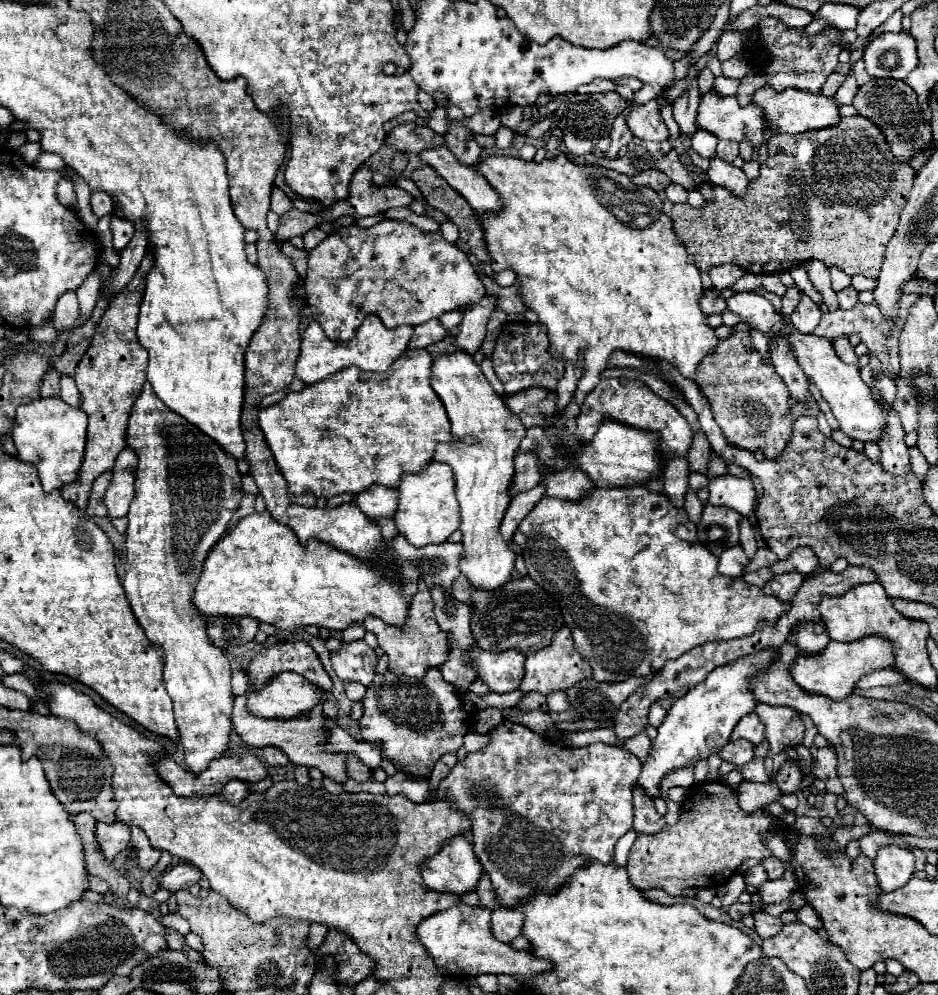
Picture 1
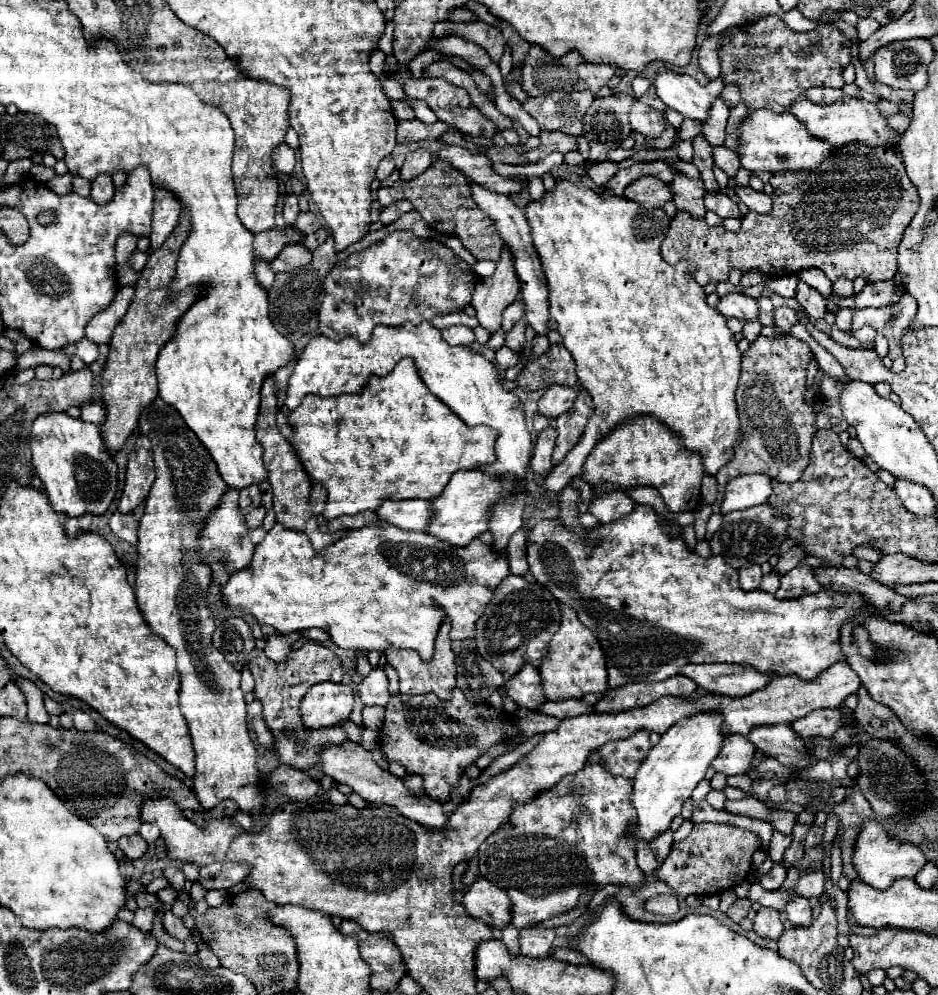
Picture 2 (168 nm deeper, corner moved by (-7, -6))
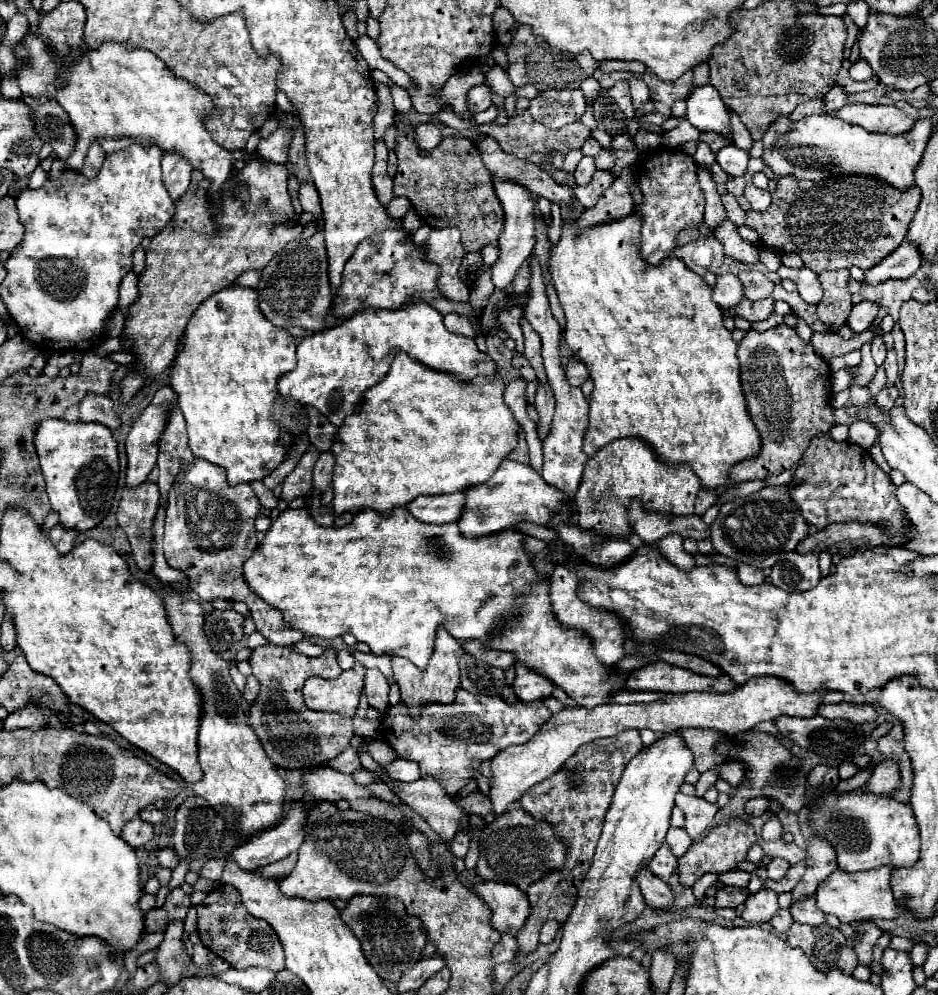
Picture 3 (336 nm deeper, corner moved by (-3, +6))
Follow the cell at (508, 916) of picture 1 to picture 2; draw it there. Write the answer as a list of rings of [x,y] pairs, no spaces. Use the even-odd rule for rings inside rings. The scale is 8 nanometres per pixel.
[[[527,926],[519,932],[519,952],[525,954],[525,956],[545,958],[551,950],[553,940],[555,940],[555,930],[553,928]]]

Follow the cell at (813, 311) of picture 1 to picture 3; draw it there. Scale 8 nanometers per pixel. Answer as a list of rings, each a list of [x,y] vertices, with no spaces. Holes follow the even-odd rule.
[[[781,266],[779,268],[779,274],[781,278],[789,278],[797,284],[797,290],[801,294],[801,298],[807,302],[807,304],[817,304],[821,300],[821,284],[817,280],[817,274],[809,268],[787,268],[787,266]]]

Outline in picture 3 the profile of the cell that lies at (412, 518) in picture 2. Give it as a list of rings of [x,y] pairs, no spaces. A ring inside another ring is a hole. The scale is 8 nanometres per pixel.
[[[455,492],[447,496],[421,496],[415,504],[409,504],[407,510],[427,524],[449,524],[461,518],[465,508],[465,494]]]

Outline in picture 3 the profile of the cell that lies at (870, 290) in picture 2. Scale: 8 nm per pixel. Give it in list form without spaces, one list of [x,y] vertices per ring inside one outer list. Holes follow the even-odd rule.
[[[903,242],[893,254],[883,258],[877,266],[865,272],[865,280],[869,284],[879,284],[891,278],[909,278],[921,266],[921,252],[917,244]]]

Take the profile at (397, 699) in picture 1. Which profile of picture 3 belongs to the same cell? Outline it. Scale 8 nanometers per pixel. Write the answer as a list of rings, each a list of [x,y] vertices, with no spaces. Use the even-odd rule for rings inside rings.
[[[459,688],[455,704],[447,704],[447,706],[429,704],[429,708],[421,708],[421,714],[419,714],[417,722],[409,716],[409,710],[407,710],[405,704],[389,706],[387,712],[385,712],[385,718],[383,718],[383,740],[395,752],[399,752],[399,758],[417,762],[419,770],[421,770],[421,776],[435,778],[439,784],[443,784],[443,790],[449,796],[455,796],[463,786],[467,786],[469,780],[475,778],[475,772],[477,772],[477,768],[483,760],[491,760],[497,752],[501,752],[503,748],[511,746],[511,744],[529,742],[529,738],[535,736],[539,732],[539,728],[549,718],[551,718],[551,712],[541,702],[527,704],[527,706],[523,702],[517,702],[515,708],[511,708],[511,704],[507,704],[501,696],[469,694],[467,690]]]

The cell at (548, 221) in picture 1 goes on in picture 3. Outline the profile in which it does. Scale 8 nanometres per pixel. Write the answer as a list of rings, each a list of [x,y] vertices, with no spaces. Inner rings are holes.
[[[631,214],[631,216],[617,220],[617,222],[611,222],[611,224],[591,226],[581,236],[575,236],[575,224],[563,226],[563,234],[561,234],[559,244],[551,248],[549,272],[553,276],[553,284],[555,284],[555,290],[559,294],[561,304],[563,304],[565,318],[567,318],[565,342],[573,350],[573,354],[577,354],[577,358],[581,358],[589,366],[591,380],[595,384],[595,390],[593,390],[593,396],[591,396],[591,402],[589,402],[591,424],[589,424],[589,430],[587,430],[583,440],[585,454],[589,458],[593,458],[611,440],[637,436],[651,446],[651,450],[655,452],[655,456],[661,462],[665,462],[665,464],[689,464],[693,468],[693,472],[699,476],[703,490],[717,490],[719,486],[733,488],[735,482],[729,478],[729,470],[743,460],[759,456],[761,440],[759,440],[759,432],[757,432],[757,428],[755,428],[755,424],[753,424],[753,420],[747,412],[747,402],[745,402],[743,388],[741,388],[739,360],[735,356],[737,342],[731,338],[731,332],[723,326],[723,314],[721,314],[721,308],[711,300],[711,288],[677,258],[669,258],[667,264],[663,264],[663,266],[647,264],[641,258],[641,252],[639,252],[639,216],[637,214]]]

